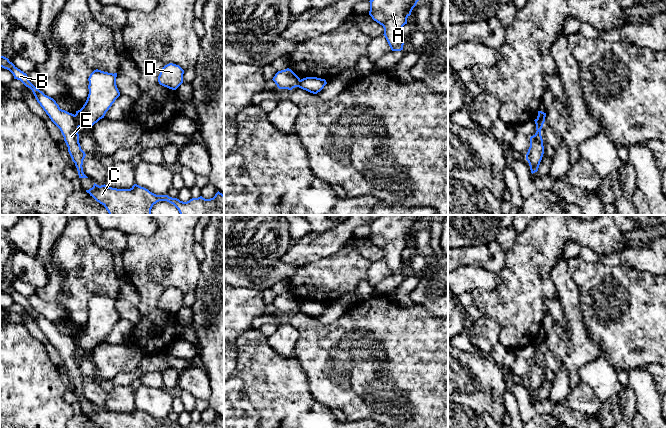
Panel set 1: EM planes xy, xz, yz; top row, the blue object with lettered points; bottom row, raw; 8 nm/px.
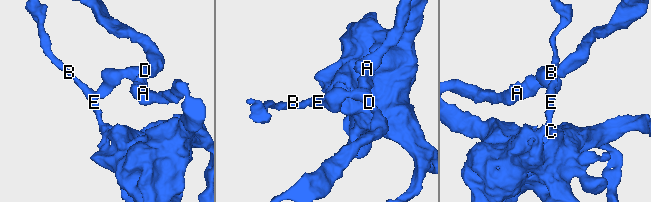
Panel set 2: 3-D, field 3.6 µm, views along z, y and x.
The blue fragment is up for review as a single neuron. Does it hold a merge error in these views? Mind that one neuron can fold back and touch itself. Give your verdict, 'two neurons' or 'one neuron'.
two neurons

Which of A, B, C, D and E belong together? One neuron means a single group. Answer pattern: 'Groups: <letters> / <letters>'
Groups: A D / B C E

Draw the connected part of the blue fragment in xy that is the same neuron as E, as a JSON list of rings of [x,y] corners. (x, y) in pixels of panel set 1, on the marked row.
[[[0,55],[0,67],[9,70],[14,79],[20,80],[26,87],[30,88],[40,106],[49,116],[51,121],[60,129],[68,152],[75,163],[79,178],[88,178],[83,172],[83,160],[86,156],[79,143],[79,125],[75,115],[62,110],[56,101],[37,89],[28,79],[26,73],[18,69],[8,58]]]

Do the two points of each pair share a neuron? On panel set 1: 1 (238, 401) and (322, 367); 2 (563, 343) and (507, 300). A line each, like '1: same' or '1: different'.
1: different
2: different

